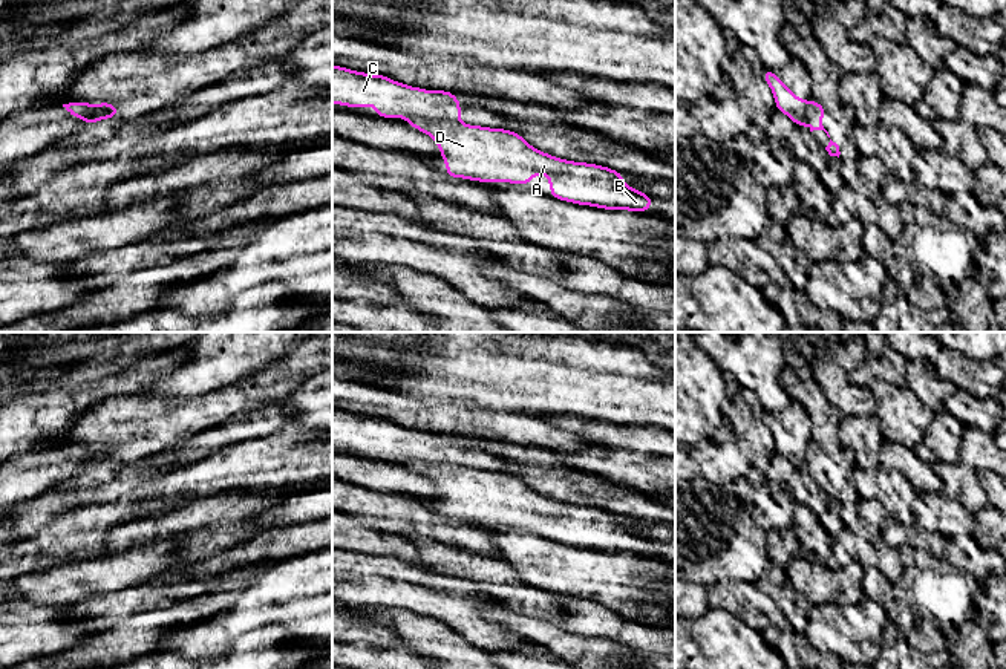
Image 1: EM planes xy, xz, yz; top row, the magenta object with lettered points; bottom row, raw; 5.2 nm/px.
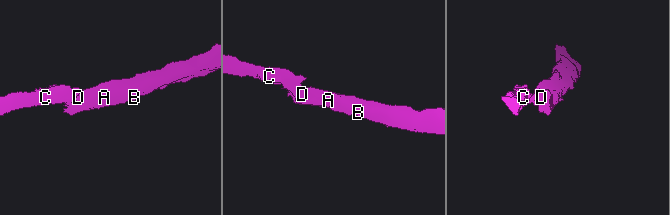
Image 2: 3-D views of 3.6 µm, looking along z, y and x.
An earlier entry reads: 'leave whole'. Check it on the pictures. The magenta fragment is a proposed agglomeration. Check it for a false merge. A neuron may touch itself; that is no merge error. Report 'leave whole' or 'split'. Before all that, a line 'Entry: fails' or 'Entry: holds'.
Entry: fails
split

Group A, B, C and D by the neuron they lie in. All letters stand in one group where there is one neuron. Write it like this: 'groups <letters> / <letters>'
groups A B D / C

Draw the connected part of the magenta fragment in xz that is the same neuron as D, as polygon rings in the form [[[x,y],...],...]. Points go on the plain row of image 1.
[[[423,461],[406,467],[435,482],[449,521],[528,528],[541,516],[550,522],[550,539],[565,545],[637,556],[652,548],[652,540],[626,528],[622,516],[554,501],[511,473]]]

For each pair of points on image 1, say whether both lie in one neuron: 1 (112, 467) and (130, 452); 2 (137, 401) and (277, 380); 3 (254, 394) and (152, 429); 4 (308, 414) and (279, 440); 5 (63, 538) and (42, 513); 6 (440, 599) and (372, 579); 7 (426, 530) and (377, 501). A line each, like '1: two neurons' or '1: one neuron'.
1: two neurons
2: one neuron
3: one neuron
4: two neurons
5: two neurons
6: one neuron
7: one neuron

